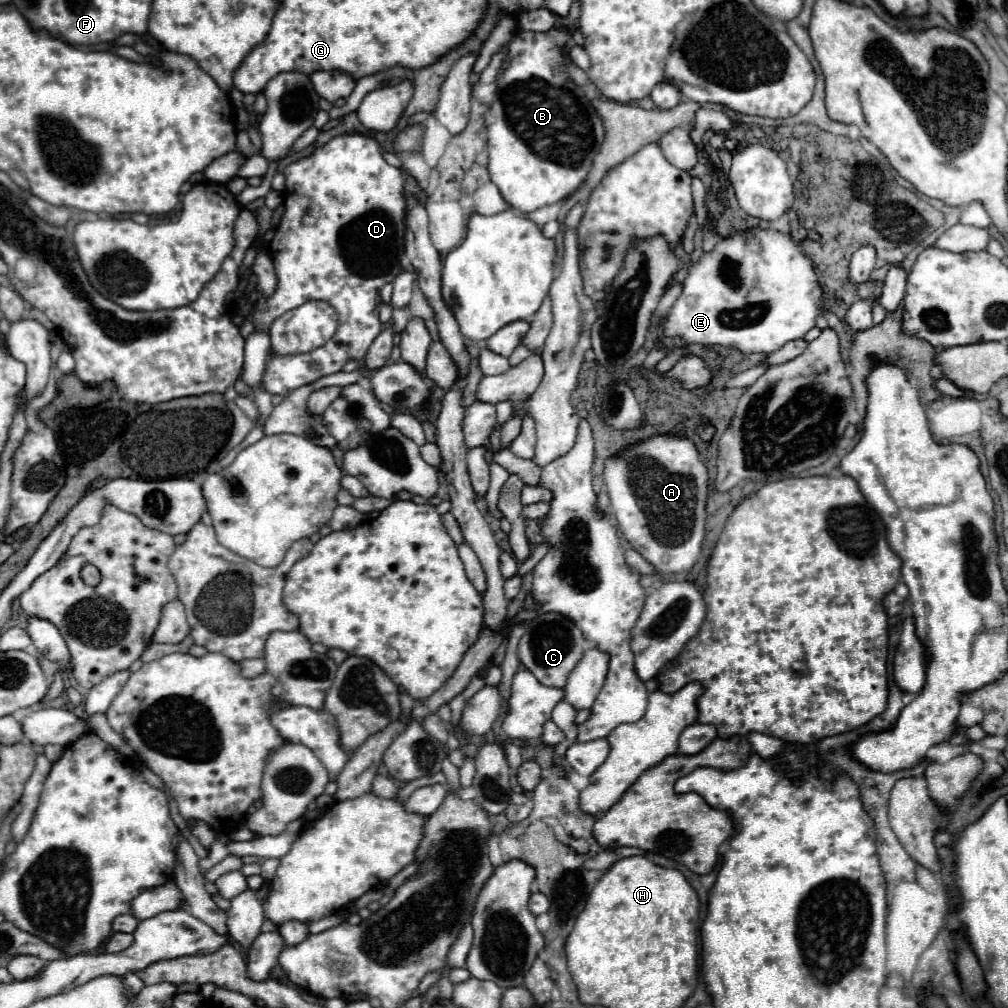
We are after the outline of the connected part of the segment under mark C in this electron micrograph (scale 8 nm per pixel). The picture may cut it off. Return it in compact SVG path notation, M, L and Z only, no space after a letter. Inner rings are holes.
M544 613L530 621L526 633L518 643L518 659L524 669L528 669L542 685L546 687L564 687L570 671L582 659L584 653L584 635L582 631L566 617L558 613Z

